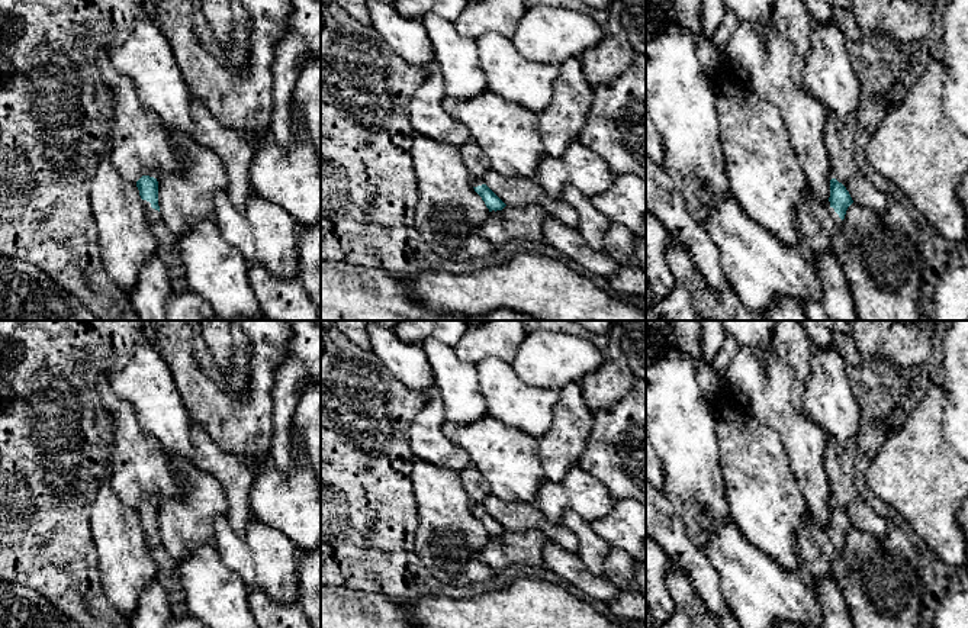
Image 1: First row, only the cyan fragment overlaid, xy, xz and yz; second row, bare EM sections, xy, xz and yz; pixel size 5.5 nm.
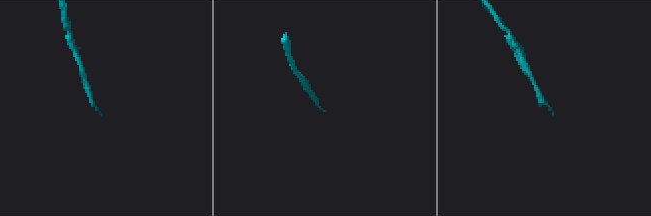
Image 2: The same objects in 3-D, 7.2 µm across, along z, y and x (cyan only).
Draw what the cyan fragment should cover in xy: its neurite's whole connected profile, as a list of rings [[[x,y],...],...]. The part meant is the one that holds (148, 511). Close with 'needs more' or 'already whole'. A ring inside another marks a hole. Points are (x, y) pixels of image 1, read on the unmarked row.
[[[142,500],[136,506],[139,521],[145,531],[152,558],[157,564],[155,580],[164,587],[174,618],[190,616],[190,611],[184,602],[184,593],[177,576],[176,561],[163,547],[158,531],[158,506],[154,502]]]; needs more

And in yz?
[[[836,503],[830,505],[827,528],[819,526],[807,512],[797,531],[801,563],[797,574],[810,589],[814,589],[820,579],[832,579],[832,563],[839,557],[852,528],[849,516]]]; needs more

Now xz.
[[[472,463],[460,473],[463,487],[470,499],[475,516],[482,522],[489,537],[502,535],[506,529],[485,509],[485,500],[491,495],[491,487]]]; needs more

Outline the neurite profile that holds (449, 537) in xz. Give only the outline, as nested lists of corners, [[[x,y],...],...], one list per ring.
[[[417,460],[411,482],[418,513],[414,550],[430,573],[450,586],[491,580],[495,570],[477,558],[489,534],[470,508],[460,474]]]

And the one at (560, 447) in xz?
[[[578,381],[566,384],[553,410],[550,429],[538,438],[546,480],[559,483],[570,467],[578,466],[592,426],[594,416],[586,406],[581,384]]]

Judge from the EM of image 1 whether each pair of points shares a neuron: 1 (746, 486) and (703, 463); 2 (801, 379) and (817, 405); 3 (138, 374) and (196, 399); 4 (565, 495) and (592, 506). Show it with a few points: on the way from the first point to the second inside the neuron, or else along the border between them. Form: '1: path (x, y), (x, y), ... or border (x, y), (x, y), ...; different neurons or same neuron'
1: border (717, 440), (719, 466), (729, 506); different neurons
2: border (811, 351), (811, 376), (798, 403); different neurons
3: border (164, 361), (192, 421); different neurons
4: path (572, 495), (581, 495), (585, 499); same neuron

